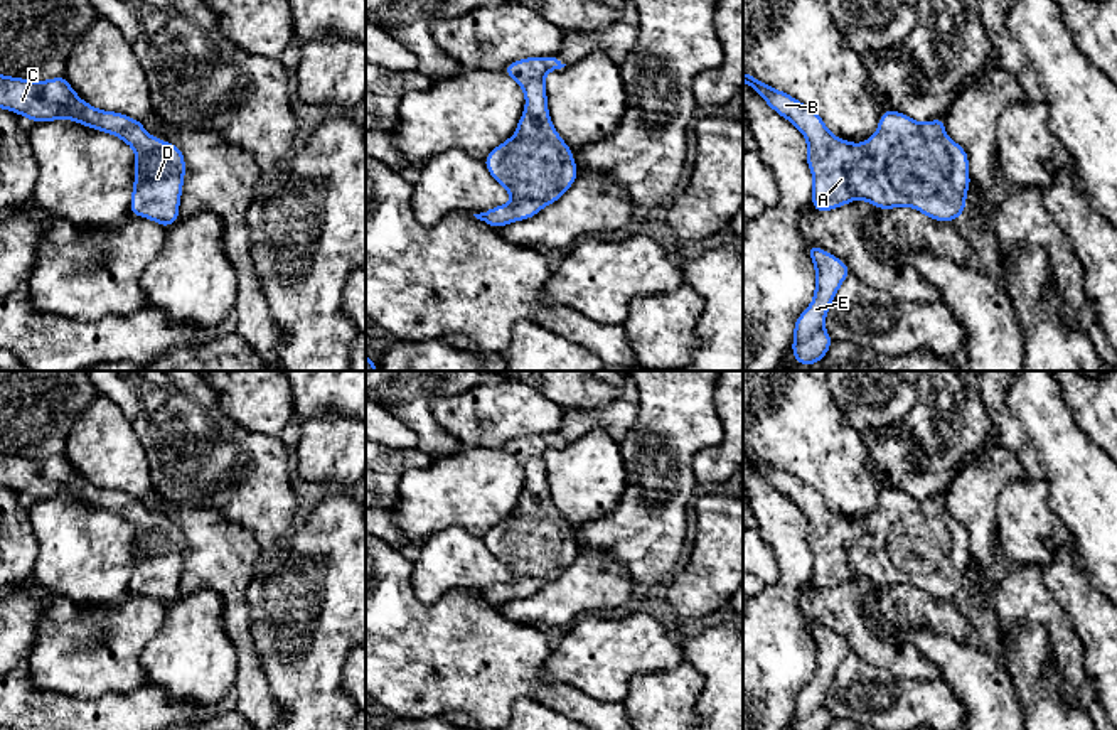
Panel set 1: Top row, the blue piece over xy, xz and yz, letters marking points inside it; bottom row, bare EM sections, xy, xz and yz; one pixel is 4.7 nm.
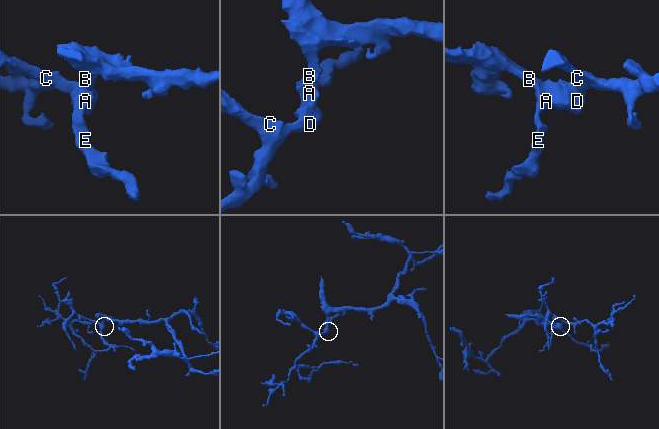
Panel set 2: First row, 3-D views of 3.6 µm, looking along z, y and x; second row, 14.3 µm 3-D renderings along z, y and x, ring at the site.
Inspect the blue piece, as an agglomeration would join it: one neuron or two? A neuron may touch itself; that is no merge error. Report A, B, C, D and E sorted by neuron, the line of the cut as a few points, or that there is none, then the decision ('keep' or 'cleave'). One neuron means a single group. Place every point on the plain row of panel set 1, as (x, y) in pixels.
groups A B C D E; cut none; keep

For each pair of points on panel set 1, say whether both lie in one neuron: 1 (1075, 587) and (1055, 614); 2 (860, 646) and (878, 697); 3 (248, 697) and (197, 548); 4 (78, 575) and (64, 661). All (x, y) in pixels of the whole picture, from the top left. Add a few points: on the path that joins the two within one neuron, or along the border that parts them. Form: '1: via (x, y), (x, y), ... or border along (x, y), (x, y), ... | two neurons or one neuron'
1: border along (1042, 572), (1048, 594), (1082, 641) | two neurons
2: border along (851, 651), (865, 661), (902, 676) | two neurons
3: via (248, 660), (243, 636), (236, 624), (231, 585) | one neuron
4: border along (56, 595), (63, 595), (76, 606), (112, 607) | two neurons

